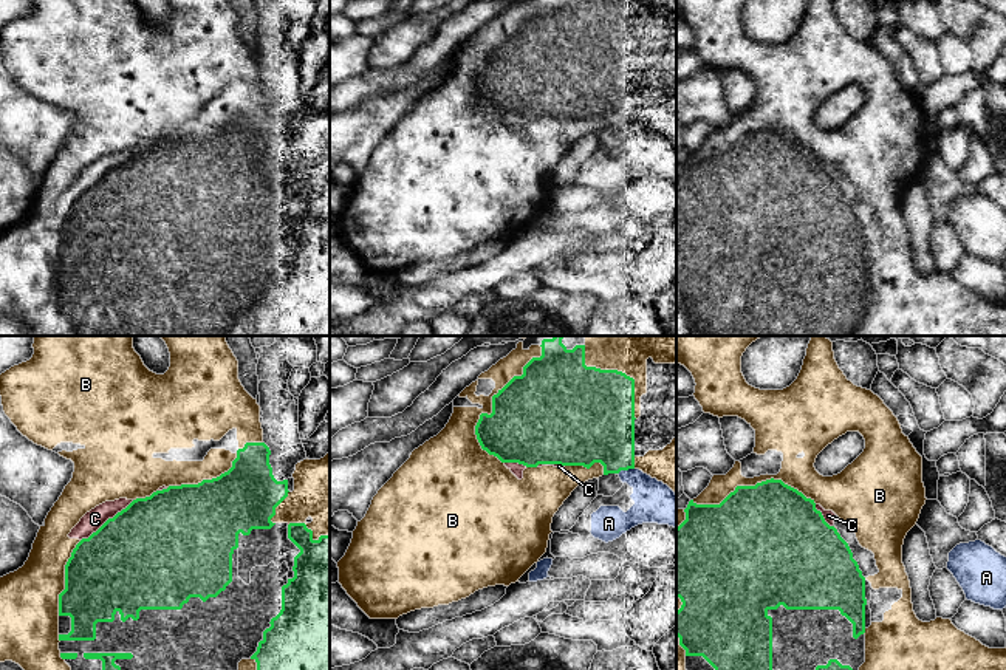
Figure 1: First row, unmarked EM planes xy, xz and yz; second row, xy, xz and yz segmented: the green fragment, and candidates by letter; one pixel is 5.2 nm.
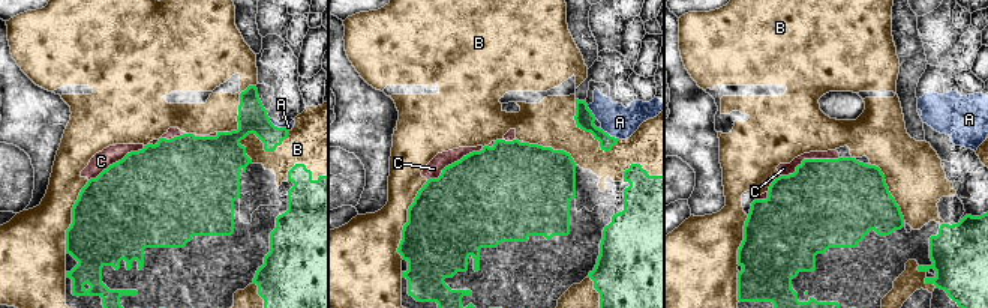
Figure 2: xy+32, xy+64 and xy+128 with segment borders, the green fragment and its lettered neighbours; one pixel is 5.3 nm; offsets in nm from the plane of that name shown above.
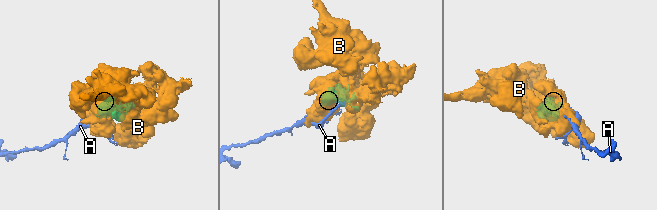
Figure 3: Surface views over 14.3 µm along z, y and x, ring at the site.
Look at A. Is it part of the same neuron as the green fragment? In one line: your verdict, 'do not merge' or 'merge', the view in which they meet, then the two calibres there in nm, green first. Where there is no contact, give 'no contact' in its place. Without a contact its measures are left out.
do not merge; contact in xz; calibres 360 and 220 nm

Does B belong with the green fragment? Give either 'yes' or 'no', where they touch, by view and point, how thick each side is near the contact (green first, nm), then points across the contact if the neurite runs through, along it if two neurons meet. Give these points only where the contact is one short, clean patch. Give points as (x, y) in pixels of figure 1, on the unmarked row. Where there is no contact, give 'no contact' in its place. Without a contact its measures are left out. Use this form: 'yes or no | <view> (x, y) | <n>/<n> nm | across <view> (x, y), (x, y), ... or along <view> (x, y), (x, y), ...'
yes | xz (492, 59) | 480/190 nm

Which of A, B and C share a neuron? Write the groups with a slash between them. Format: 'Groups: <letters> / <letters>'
Groups: A / B C

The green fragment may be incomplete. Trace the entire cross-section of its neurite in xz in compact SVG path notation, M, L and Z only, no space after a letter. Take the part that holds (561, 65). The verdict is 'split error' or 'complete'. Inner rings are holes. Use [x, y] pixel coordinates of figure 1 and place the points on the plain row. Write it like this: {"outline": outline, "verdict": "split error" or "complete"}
{"outline": "M517 0L506 11L500 12L495 19L492 19L488 25L481 26L475 36L466 40L453 53L453 67L446 80L436 90L430 91L423 99L415 102L410 111L378 144L378 147L371 153L365 170L358 175L345 209L337 215L339 237L370 272L398 272L399 269L415 263L433 262L438 258L449 258L452 255L458 255L469 251L475 244L488 240L509 240L511 237L518 235L518 232L546 206L549 187L553 186L553 170L577 139L583 138L588 133L599 132L608 127L619 127L621 124L628 122L639 122L652 132L662 135L676 149L676 0Z", "verdict": "split error"}

